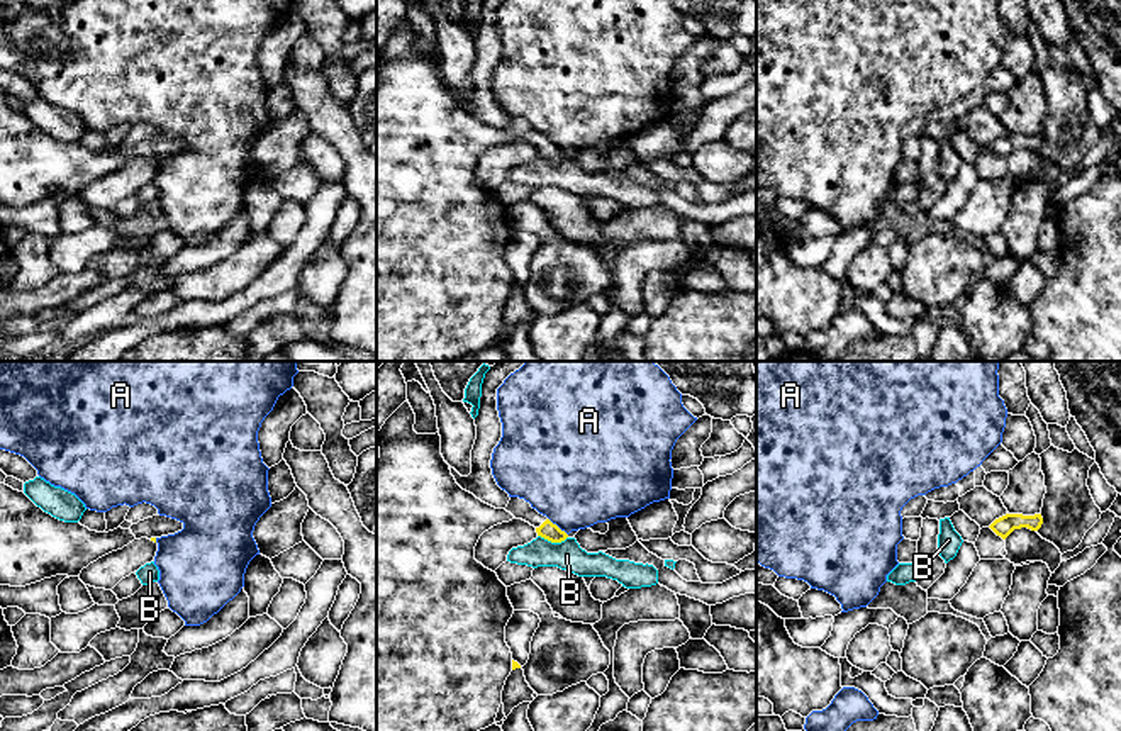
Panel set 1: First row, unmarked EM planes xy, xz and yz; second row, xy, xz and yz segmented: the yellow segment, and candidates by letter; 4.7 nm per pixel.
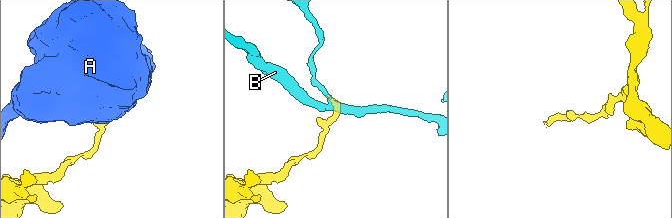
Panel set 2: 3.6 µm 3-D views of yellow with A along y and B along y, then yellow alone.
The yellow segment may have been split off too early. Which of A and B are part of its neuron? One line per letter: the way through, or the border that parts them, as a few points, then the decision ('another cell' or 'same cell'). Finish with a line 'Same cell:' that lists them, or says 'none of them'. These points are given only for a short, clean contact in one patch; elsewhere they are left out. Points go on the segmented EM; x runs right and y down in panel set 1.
A: border along xz (548, 518), (567, 535); another cell
B: border along xz (538, 535), (552, 541), (563, 541), (567, 538); another cell
Same cell: none of them

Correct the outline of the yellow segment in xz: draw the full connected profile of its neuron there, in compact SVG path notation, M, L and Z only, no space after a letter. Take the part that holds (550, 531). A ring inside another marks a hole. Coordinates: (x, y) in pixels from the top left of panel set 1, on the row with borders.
M510 497L507 507L516 519L522 519L536 527L538 536L551 541L561 543L568 538L565 531L561 531L556 524L553 524L546 516L539 514L536 509L531 507L529 502L519 497Z

